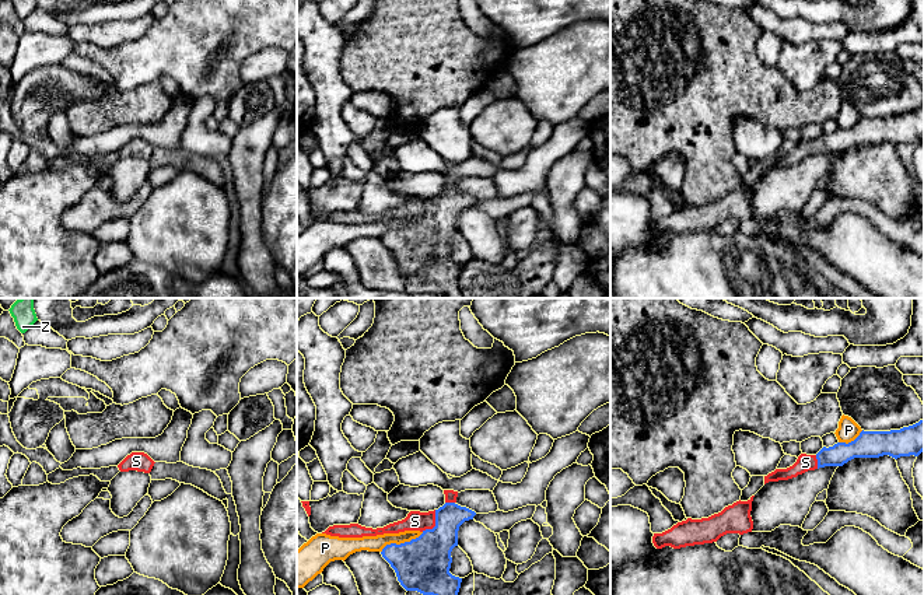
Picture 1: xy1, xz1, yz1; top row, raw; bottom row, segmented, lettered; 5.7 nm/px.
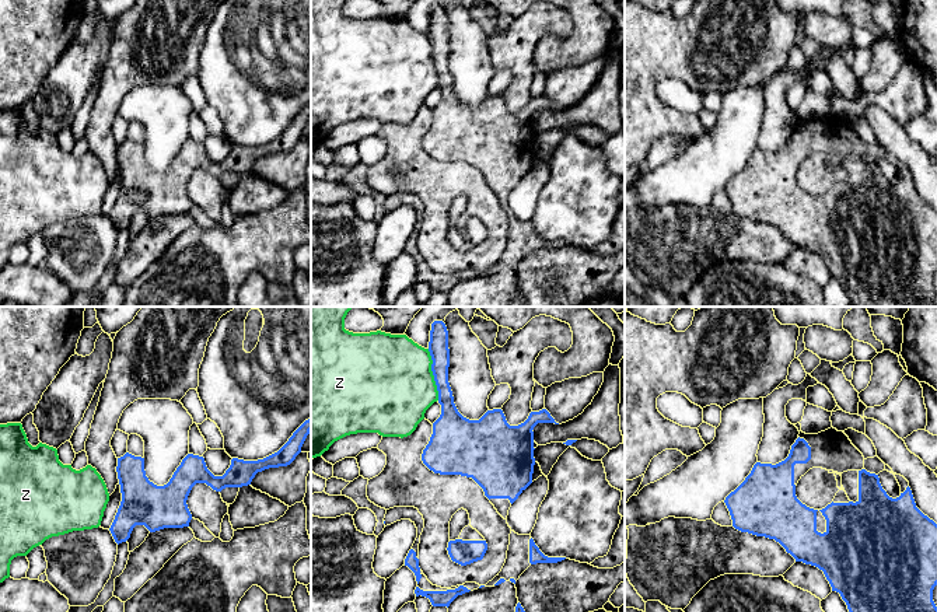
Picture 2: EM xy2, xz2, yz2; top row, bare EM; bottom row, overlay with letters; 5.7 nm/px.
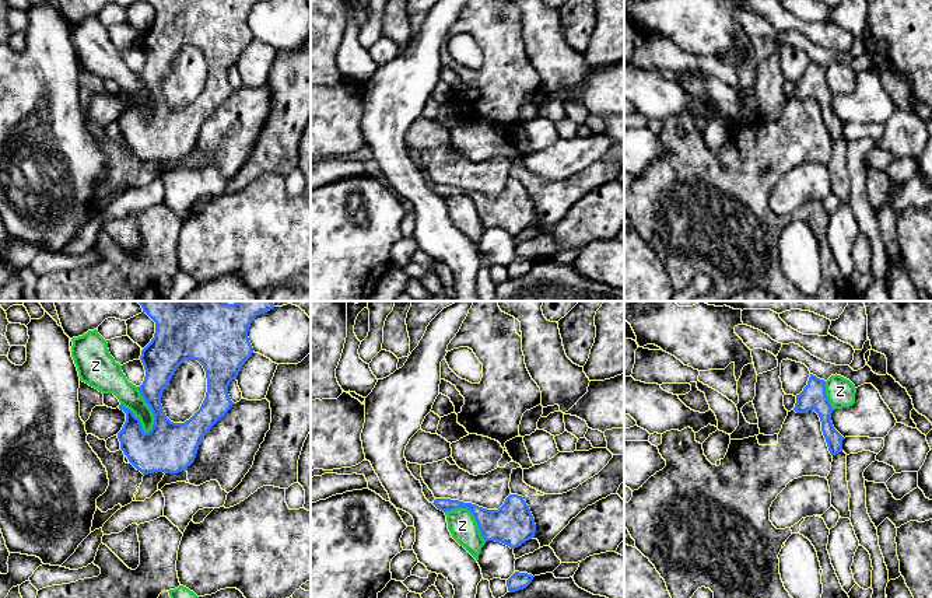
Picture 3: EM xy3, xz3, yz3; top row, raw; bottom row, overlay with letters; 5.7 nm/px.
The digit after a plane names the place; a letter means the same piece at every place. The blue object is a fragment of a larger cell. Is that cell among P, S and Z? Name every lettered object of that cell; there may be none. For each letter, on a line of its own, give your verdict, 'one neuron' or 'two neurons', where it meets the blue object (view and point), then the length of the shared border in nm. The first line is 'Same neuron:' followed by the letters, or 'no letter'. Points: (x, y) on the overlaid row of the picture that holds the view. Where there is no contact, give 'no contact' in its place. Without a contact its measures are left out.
Same neuron: S
P: two neurons; contact xz1 (401, 543); length 280 nm
S: one neuron; contact xz1 (436, 524); length 150 nm
Z: two neurons; contact xy3 (151, 411); length 280 nm

